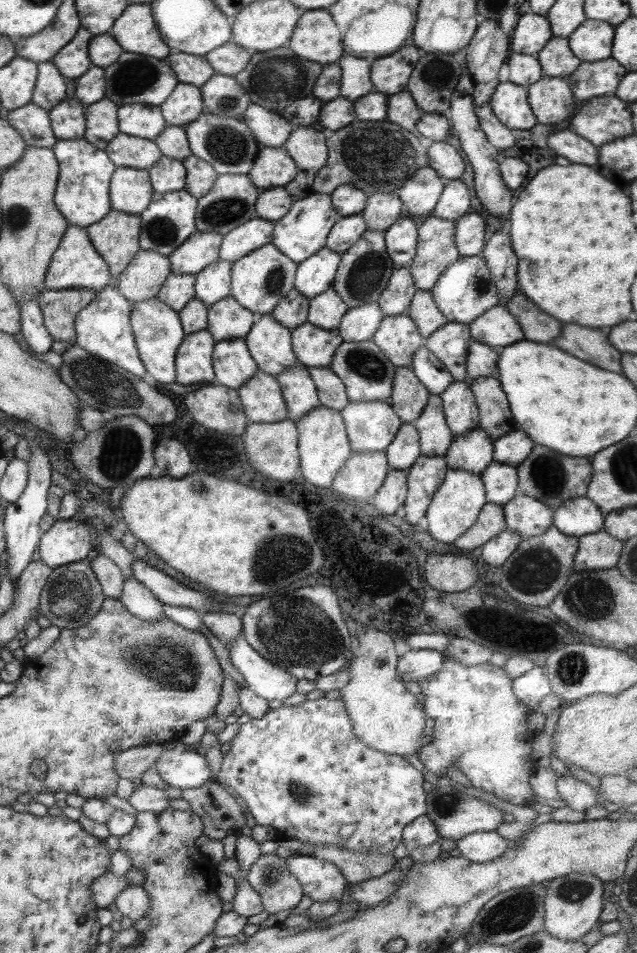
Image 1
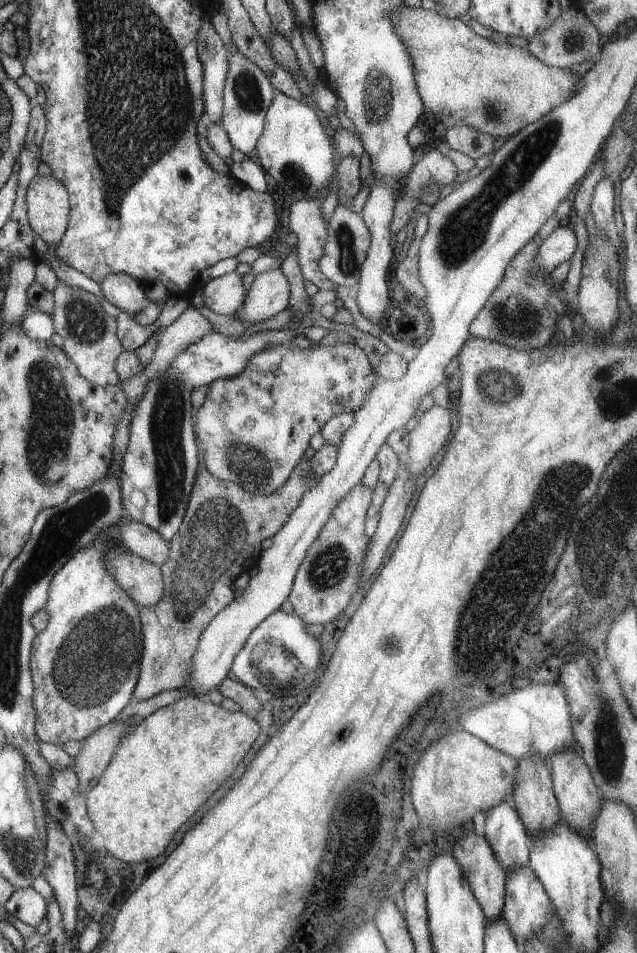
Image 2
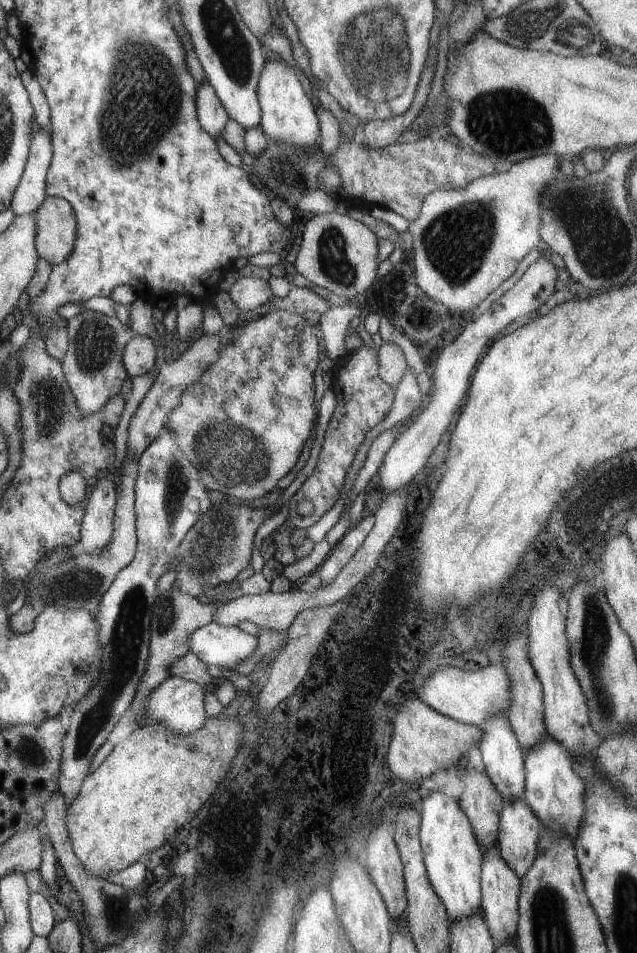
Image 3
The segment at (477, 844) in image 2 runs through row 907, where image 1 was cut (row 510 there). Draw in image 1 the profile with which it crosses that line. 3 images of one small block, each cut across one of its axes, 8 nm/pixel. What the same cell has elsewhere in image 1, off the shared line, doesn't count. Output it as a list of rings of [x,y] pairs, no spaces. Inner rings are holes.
[[[486,503],[478,513],[475,523],[453,541],[453,545],[463,550],[473,550],[506,529],[502,506]]]

